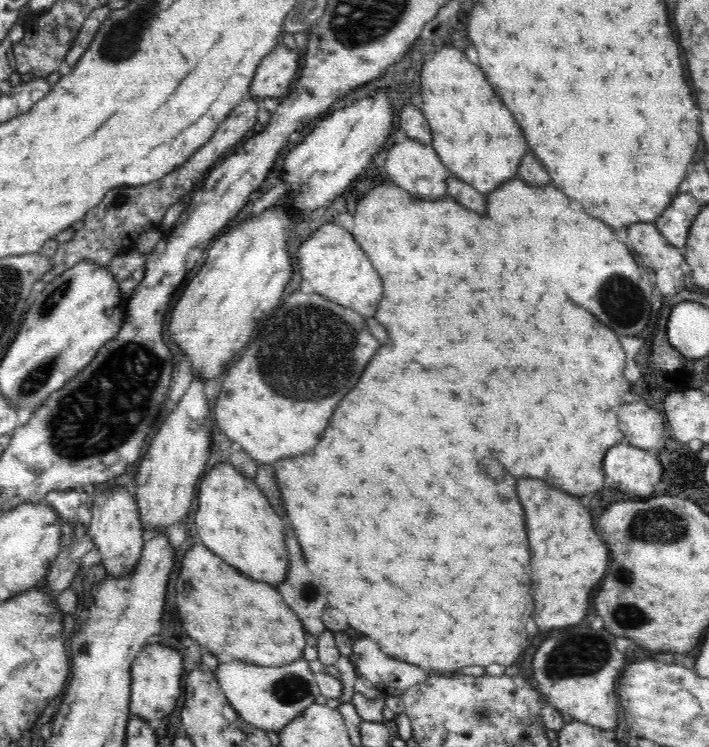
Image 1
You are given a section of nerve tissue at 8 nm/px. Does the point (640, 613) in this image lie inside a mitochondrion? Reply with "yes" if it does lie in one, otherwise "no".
yes

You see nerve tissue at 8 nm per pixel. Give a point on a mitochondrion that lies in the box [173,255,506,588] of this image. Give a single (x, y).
(311, 367)

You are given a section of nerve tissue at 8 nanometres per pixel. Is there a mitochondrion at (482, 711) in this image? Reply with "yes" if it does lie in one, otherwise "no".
yes

